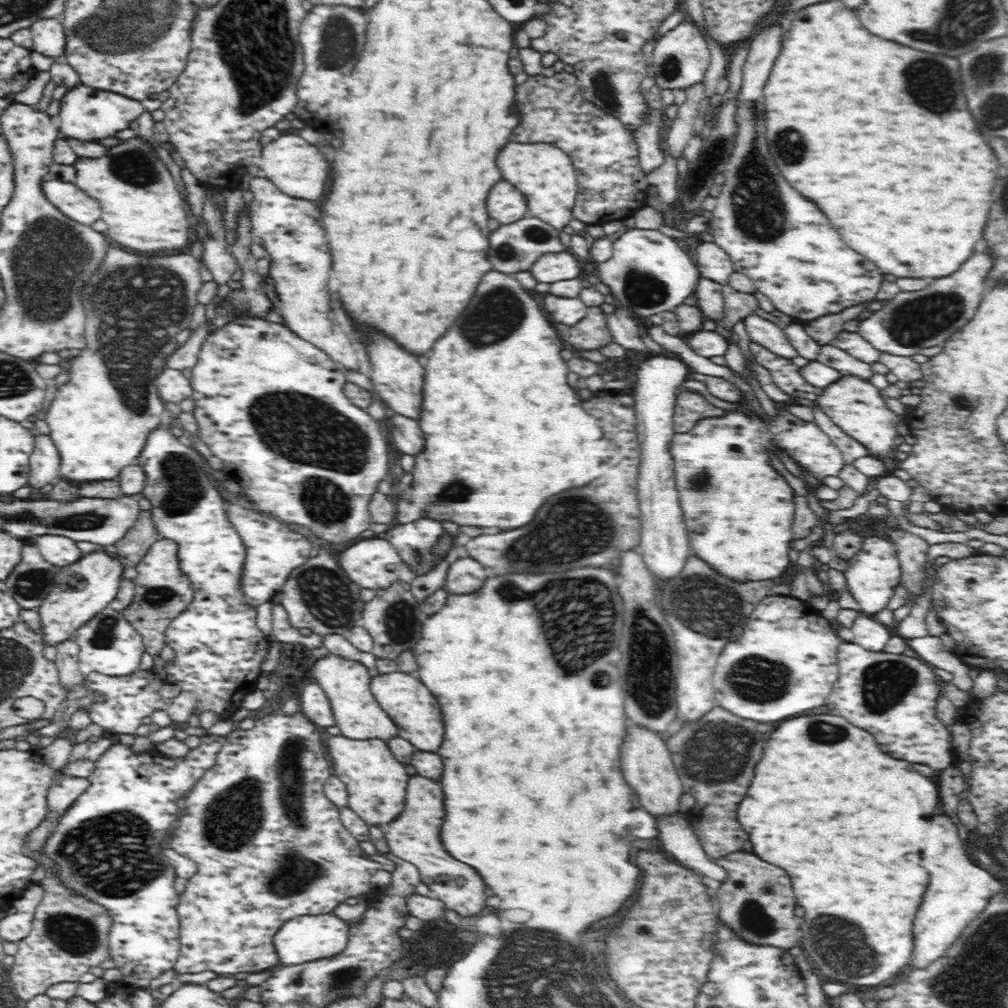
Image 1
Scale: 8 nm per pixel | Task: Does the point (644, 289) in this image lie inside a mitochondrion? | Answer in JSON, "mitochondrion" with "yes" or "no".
{"mitochondrion":"yes"}

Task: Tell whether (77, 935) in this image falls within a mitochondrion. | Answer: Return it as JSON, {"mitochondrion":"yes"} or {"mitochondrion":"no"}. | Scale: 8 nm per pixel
{"mitochondrion":"yes"}

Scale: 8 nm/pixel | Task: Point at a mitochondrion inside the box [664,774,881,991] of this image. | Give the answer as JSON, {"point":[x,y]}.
{"point":[753,919]}

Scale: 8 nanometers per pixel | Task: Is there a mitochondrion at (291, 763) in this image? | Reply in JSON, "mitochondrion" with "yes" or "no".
{"mitochondrion":"yes"}

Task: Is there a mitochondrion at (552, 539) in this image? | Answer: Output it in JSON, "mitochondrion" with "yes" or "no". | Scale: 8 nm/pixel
{"mitochondrion":"yes"}

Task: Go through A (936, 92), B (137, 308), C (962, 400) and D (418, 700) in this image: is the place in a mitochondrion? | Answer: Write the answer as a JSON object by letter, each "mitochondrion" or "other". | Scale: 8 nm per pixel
{"A":"mitochondrion","B":"mitochondrion","C":"mitochondrion","D":"other"}

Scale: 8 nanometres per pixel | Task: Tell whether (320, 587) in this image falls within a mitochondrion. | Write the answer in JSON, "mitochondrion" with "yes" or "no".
{"mitochondrion":"yes"}

